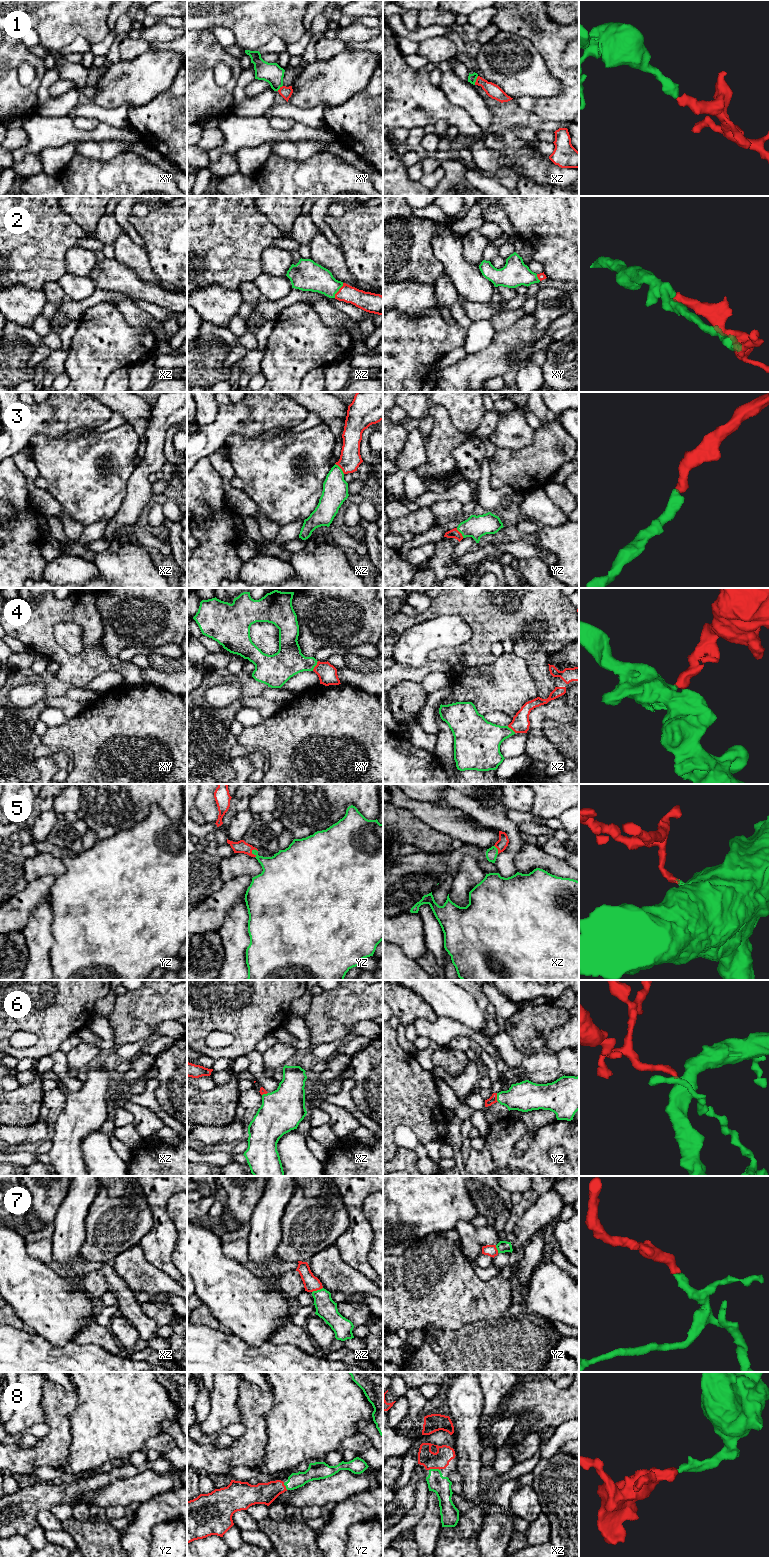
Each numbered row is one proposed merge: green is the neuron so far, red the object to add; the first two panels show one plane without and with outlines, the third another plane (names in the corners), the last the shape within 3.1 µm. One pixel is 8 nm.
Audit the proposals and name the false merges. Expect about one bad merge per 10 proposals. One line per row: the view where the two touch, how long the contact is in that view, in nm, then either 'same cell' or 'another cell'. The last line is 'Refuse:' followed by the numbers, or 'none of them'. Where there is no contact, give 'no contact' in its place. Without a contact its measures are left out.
1: meets green in xz; contact 80 nm long; same cell
2: meets green in xz; contact 140 nm long; same cell
3: meets green in xz; contact 120 nm long; same cell
4: meets green in xy; contact 90 nm long; same cell
5: meets green in yz; contact 80 nm long; same cell
6: meets green in yz; contact 70 nm long; same cell
7: meets green in xz; contact 100 nm long; same cell
8: meets green in xz; contact 90 nm long; same cell
Refuse: none of them

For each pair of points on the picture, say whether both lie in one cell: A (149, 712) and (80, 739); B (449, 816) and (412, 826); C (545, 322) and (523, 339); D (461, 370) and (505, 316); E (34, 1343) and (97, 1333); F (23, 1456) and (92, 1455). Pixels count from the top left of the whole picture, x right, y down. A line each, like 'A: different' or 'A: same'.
A: same
B: different
C: different
D: different
E: different
F: different

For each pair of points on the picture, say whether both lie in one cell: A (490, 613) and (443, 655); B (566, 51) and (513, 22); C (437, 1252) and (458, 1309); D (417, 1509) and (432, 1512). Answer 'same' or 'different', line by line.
A: same
B: same
C: same
D: different

